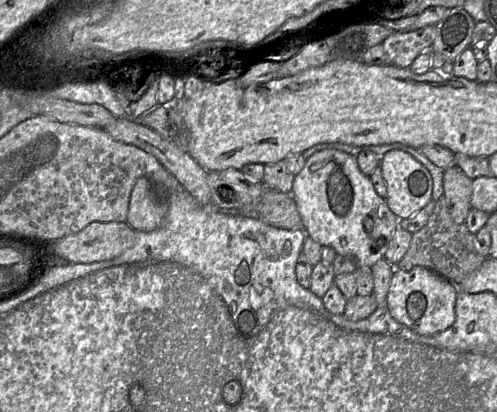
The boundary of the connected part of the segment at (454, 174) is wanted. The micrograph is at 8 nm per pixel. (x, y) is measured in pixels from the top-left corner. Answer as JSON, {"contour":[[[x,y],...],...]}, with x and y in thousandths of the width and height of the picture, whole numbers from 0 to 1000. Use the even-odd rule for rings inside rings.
{"contour":[[[920,403],[891,415],[891,478],[915,541],[934,541],[948,507],[950,434]]]}

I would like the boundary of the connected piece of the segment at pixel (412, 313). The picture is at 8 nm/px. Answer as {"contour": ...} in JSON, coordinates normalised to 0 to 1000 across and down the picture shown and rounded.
{"contour":[[[849,646],[825,655],[795,650],[777,723],[787,767],[815,794],[847,816],[871,816],[915,779],[920,699],[903,680]]]}

